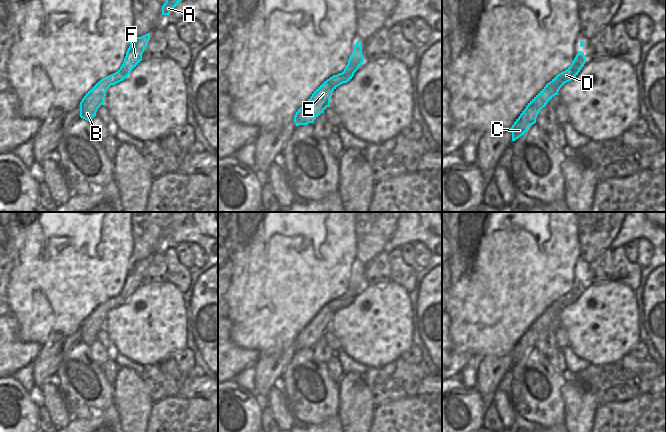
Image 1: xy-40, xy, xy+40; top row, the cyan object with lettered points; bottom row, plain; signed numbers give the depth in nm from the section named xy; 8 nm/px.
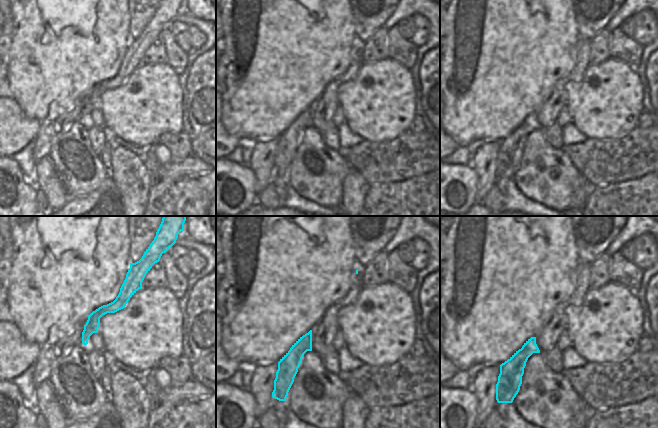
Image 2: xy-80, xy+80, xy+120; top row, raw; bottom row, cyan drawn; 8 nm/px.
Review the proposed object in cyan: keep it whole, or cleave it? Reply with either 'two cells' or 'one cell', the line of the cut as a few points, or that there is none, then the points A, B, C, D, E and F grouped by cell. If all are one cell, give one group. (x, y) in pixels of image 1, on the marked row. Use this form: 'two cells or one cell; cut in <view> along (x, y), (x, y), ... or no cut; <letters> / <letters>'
one cell; no cut; A B C D E F

